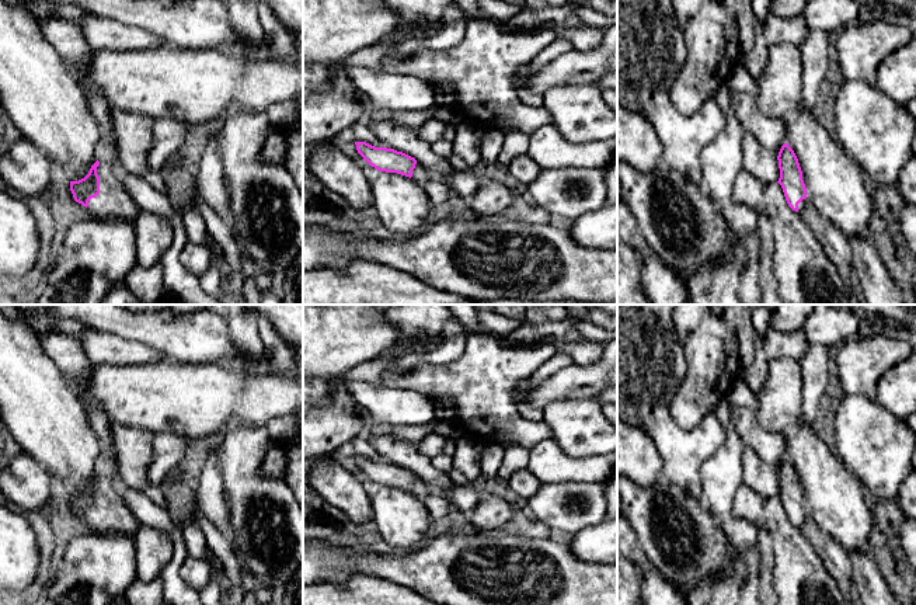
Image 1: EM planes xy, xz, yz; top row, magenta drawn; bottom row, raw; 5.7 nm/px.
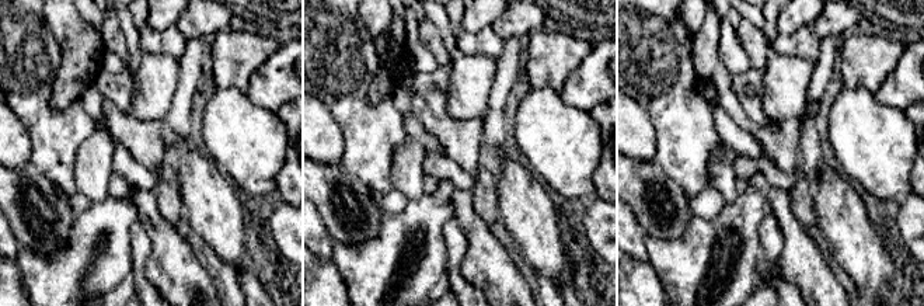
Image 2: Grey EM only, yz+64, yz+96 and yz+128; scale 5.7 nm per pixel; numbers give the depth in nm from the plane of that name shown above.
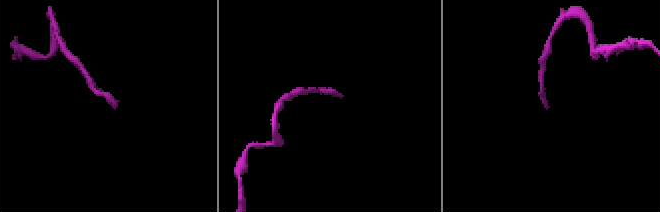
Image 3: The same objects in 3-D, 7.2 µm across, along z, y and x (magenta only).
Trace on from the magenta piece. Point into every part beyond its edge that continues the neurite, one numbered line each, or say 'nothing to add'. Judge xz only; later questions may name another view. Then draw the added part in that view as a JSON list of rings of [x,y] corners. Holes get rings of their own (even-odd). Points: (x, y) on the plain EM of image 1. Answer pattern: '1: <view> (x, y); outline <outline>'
1: xz (420, 489); outline [[[417,476],[415,483],[412,484],[412,491],[411,493],[414,496],[417,496],[418,498],[425,500],[431,494],[432,490],[433,488],[429,484],[426,484],[424,480],[421,480]]]

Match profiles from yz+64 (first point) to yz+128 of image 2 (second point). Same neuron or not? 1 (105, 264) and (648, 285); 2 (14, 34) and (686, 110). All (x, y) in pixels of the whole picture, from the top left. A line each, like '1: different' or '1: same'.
1: different
2: same

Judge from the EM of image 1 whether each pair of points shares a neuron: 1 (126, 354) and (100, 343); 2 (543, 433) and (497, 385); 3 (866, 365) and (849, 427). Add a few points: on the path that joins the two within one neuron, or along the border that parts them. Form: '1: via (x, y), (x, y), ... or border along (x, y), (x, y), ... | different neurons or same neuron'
1: via (119, 351), (107, 348) | same neuron
2: via (528, 433), (497, 400) | same neuron
3: border along (845, 393), (863, 393), (874, 400) | different neurons

